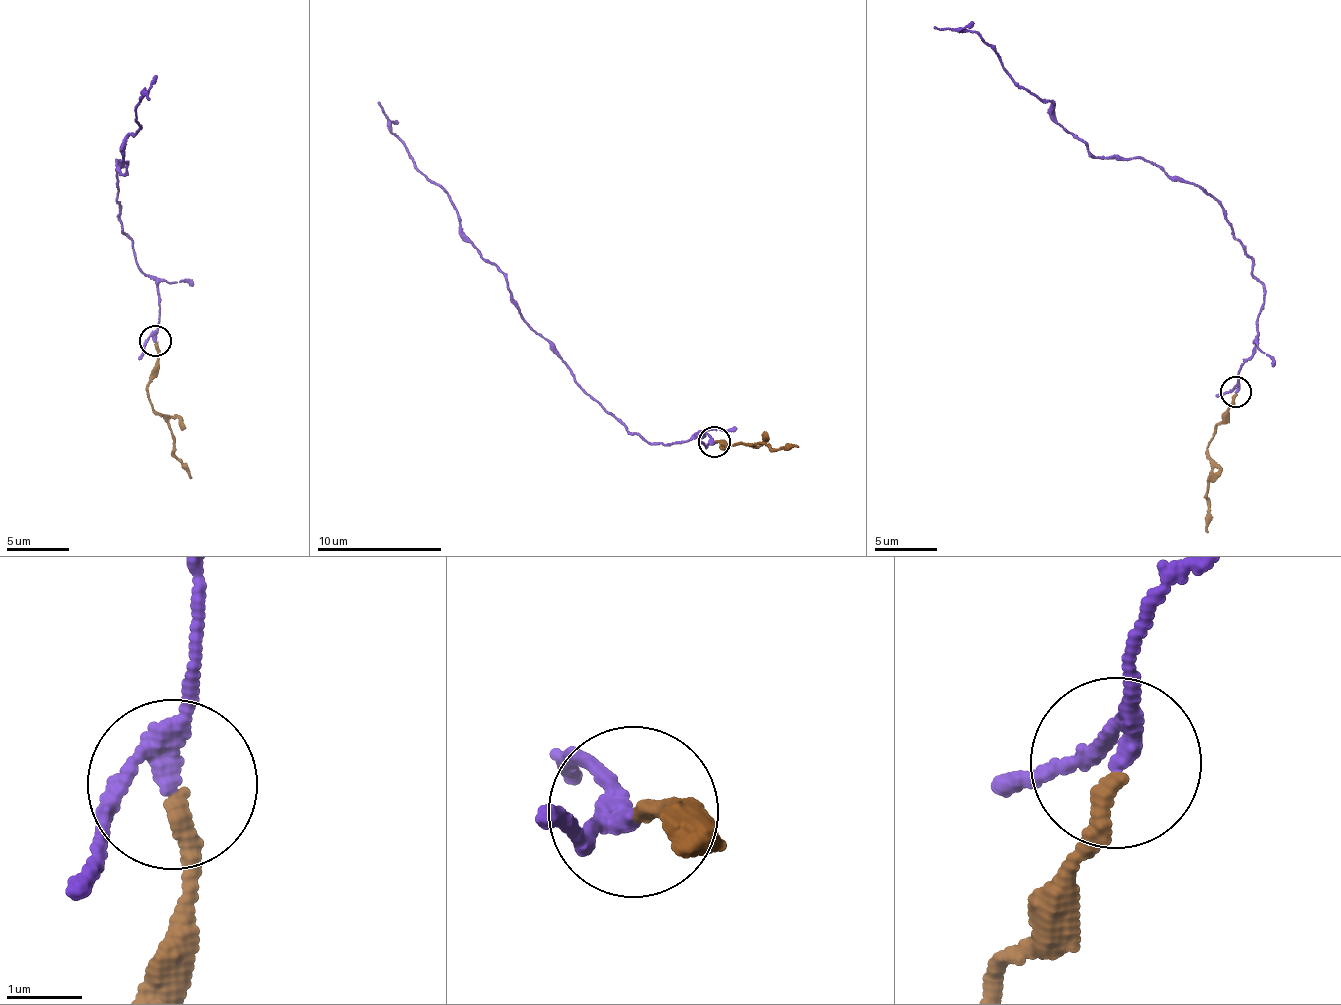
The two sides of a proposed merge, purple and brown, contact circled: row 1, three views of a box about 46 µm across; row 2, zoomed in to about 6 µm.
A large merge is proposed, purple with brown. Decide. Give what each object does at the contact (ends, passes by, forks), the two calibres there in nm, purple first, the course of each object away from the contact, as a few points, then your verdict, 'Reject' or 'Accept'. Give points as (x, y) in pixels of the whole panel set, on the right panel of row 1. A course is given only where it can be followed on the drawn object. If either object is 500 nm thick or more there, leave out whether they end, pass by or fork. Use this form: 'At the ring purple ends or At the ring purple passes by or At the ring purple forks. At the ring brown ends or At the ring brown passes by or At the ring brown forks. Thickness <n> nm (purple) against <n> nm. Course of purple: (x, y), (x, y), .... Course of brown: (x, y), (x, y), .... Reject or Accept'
At the ring purple passes by. At the ring brown ends. Thickness 200 nm (purple) against 220 nm. Course of purple: (1236, 391), (1263, 285), (1225, 209), (1152, 163), (1097, 157), (984, 39), (935, 26). Course of brown: (1236, 393), (1226, 417), (1214, 426), (1209, 447), (1207, 532). Accept

